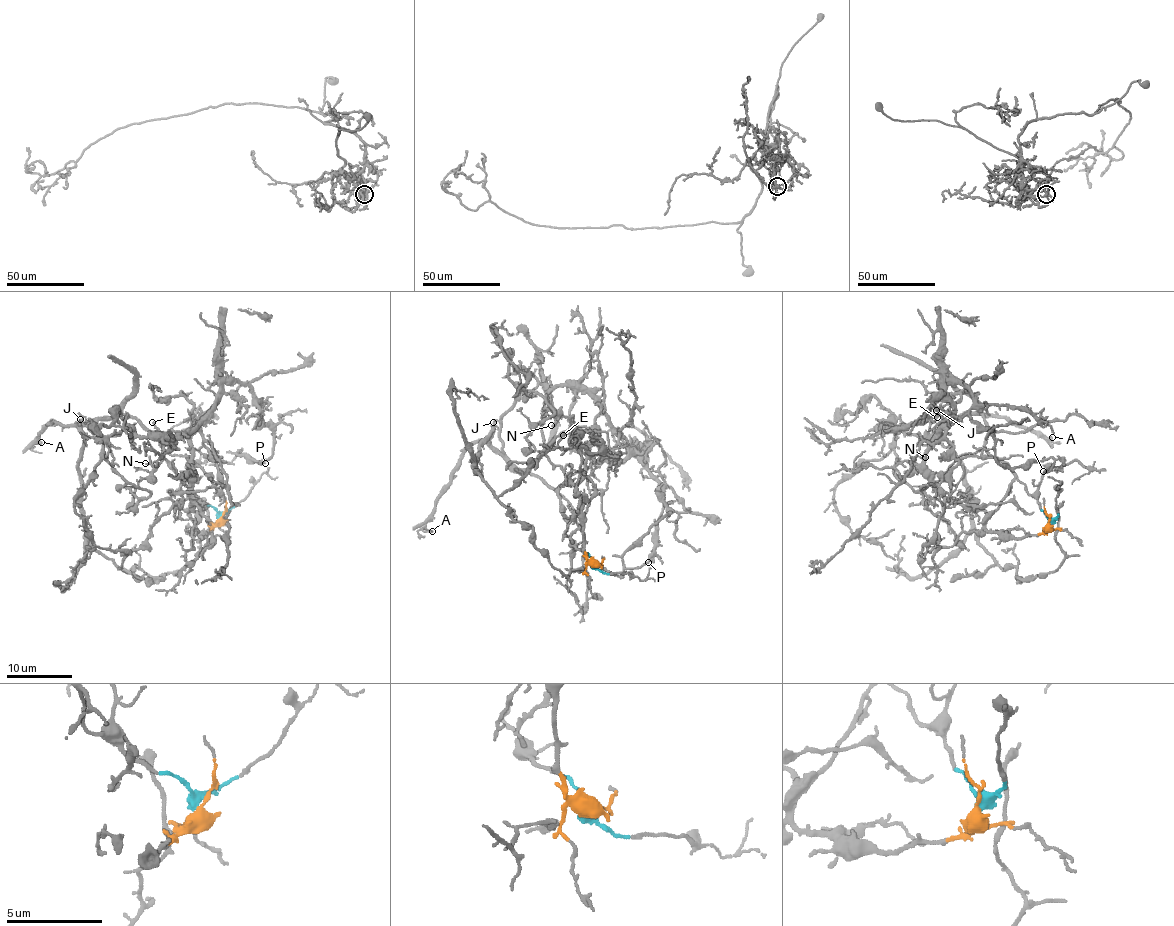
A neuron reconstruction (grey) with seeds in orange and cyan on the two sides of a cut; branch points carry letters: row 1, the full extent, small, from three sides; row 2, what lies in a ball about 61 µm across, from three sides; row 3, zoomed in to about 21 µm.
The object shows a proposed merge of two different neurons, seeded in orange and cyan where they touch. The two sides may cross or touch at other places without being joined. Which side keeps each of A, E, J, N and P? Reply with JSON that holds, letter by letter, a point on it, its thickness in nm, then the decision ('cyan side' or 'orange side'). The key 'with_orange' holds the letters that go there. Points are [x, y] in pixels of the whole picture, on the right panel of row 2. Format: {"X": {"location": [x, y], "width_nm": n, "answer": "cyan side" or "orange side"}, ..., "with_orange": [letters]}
{"A": {"location": [1052, 437], "width_nm": 80, "answer": "cyan side"}, "E": {"location": [937, 417], "width_nm": 130, "answer": "orange side"}, "J": {"location": [936, 410], "width_nm": 140, "answer": "cyan side"}, "N": {"location": [925, 457], "width_nm": 130, "answer": "orange side"}, "P": {"location": [1043, 471], "width_nm": 160, "answer": "orange side"}, "with_orange": ["E", "N", "P"]}

